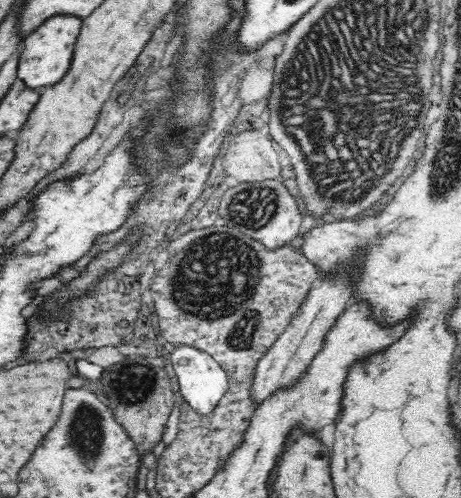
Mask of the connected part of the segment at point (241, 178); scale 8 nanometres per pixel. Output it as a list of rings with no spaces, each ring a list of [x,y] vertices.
[[[257,129],[237,134],[223,156],[224,175],[234,176],[239,184],[280,179],[281,169],[271,137]]]

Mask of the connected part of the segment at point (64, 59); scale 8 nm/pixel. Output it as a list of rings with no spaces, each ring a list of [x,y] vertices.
[[[57,14],[47,18],[38,28],[30,31],[24,38],[23,50],[18,60],[18,77],[26,85],[40,89],[60,82],[74,59],[76,40],[82,28],[83,18],[76,14]]]

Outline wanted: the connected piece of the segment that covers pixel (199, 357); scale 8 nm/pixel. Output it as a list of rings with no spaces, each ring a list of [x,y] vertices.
[[[184,344],[176,346],[171,354],[171,360],[185,404],[194,413],[210,419],[227,392],[228,377],[226,371],[209,354]]]

